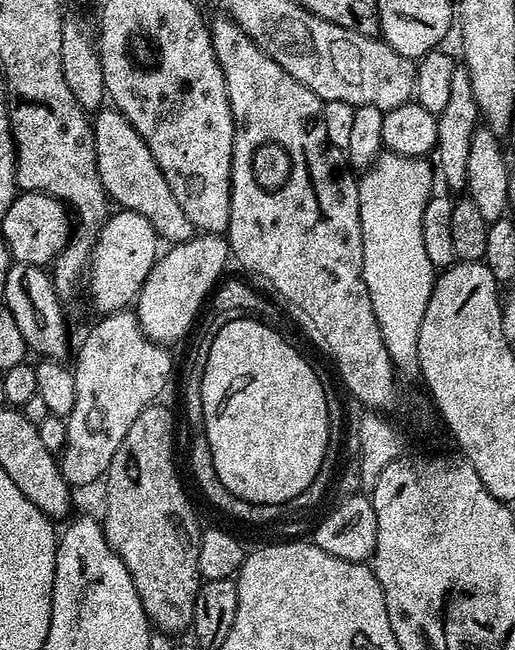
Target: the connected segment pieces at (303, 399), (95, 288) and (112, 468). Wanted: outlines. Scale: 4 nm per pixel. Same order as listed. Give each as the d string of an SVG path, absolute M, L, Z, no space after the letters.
M237 318L226 321L213 335L210 343L209 357L204 364L204 373L201 382L202 414L204 415L203 436L208 440L210 454L214 458L214 470L230 490L238 498L242 498L251 504L282 504L287 505L288 500L299 501L300 495L310 482L314 482L315 475L318 474L319 467L322 466L323 455L326 454L328 444L328 416L326 394L323 393L325 381L312 369L312 364L283 336L280 332L275 332L268 324L263 324L260 320L250 320L254 318Z
M116 210L100 227L92 259L86 269L86 288L92 291L92 304L97 313L107 314L127 309L142 290L150 270L158 259L158 237L154 226L142 218L142 214Z
M157 402L149 406L146 410L142 410L142 414L138 414L138 418L134 418L130 430L126 430L126 438L122 438L122 446L118 446L118 450L108 467L106 479L103 481L103 484L105 484L102 523L106 542L116 551L118 558L122 558L126 570L130 570L130 578L134 582L134 590L138 590L138 598L142 602L142 610L146 610L149 624L152 625L153 629L159 631L161 628L164 632L187 633L192 627L192 615L194 614L194 606L196 605L196 595L200 592L202 583L202 577L198 570L198 546L200 545L202 524L196 521L196 512L192 509L192 504L188 501L187 494L184 493L184 484L180 481L179 474L176 473L176 460L172 457L172 431L175 430L176 424L172 421L171 410L163 408L162 405L163 403Z

